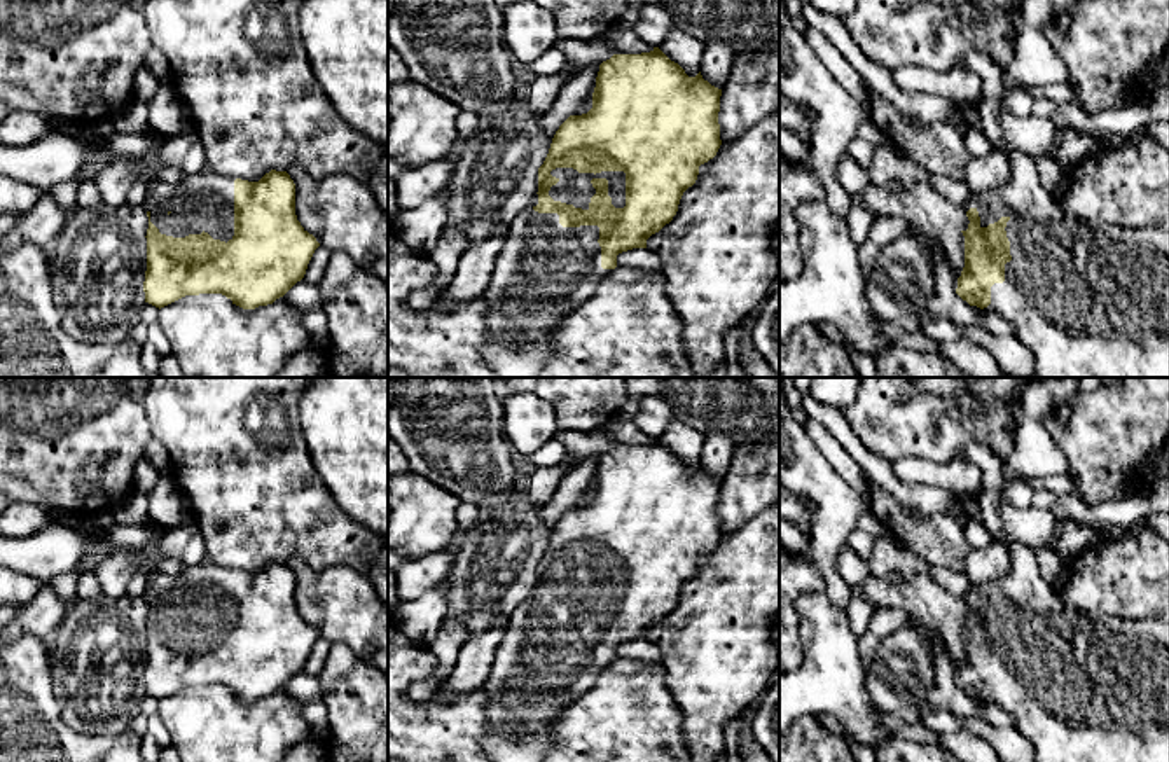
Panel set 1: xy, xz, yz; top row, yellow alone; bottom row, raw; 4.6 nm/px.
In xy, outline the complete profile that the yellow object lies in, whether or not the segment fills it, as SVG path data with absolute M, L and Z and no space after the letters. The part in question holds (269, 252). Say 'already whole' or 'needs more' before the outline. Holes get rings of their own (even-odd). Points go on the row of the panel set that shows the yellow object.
needs more; M271 170L259 182L215 173L161 177L149 201L145 302L164 308L185 295L222 294L243 309L273 304L306 274L320 246L295 215L295 184Z

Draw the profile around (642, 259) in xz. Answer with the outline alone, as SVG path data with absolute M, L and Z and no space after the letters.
M633 248L619 253L617 267L631 267L645 273L662 274L659 255L647 248Z

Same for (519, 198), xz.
M538 170L526 171L495 217L463 224L467 250L489 236L507 236L515 217L529 206L536 192Z

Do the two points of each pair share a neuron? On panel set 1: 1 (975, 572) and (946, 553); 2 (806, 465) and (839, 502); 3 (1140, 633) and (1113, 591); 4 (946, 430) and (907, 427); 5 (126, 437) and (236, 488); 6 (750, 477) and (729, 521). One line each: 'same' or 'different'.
1: different
2: same
3: different
4: same
5: different
6: same

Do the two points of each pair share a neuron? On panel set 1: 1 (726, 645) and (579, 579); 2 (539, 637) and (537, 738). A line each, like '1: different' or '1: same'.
1: different
2: same

